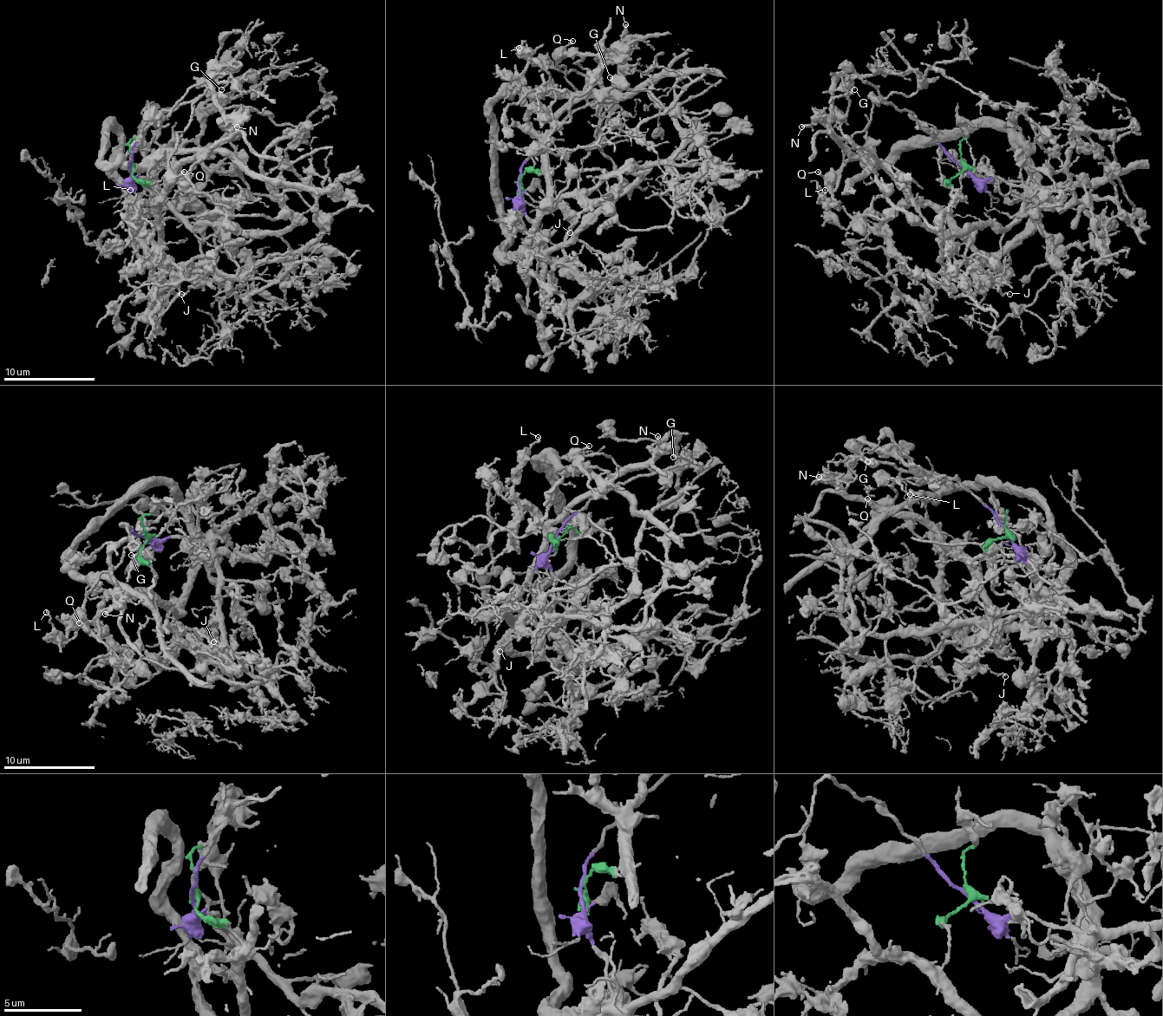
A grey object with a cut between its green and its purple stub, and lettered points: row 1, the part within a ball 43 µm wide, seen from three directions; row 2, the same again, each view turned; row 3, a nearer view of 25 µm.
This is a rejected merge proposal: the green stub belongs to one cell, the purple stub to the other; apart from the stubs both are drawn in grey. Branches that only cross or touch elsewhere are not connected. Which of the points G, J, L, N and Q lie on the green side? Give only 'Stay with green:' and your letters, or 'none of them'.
Stay with green: J, L, N

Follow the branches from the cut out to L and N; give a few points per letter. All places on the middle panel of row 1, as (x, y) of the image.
L: (519, 186), (527, 172), (548, 175), (541, 136), (527, 120), (520, 94), (519, 74), (527, 58), (519, 47)
N: (519, 186), (527, 172), (548, 175), (545, 143), (552, 136), (552, 120), (623, 44), (626, 24)

